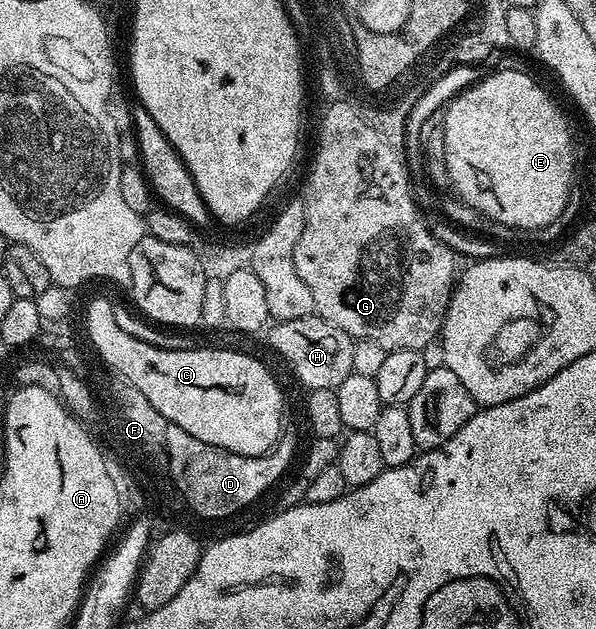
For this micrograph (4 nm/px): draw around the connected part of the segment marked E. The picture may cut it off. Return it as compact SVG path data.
M496 69L495 74L488 78L480 80L476 86L471 86L467 91L459 92L451 98L446 107L444 116L444 160L448 168L450 185L455 185L454 192L457 198L466 206L471 206L477 213L491 219L494 222L500 222L501 225L507 225L518 232L532 232L545 225L551 225L562 214L566 202L570 198L570 192L573 185L571 177L575 174L575 154L571 151L571 130L567 127L567 122L563 119L561 111L555 107L555 102L530 78L527 70L523 71L505 71Z

